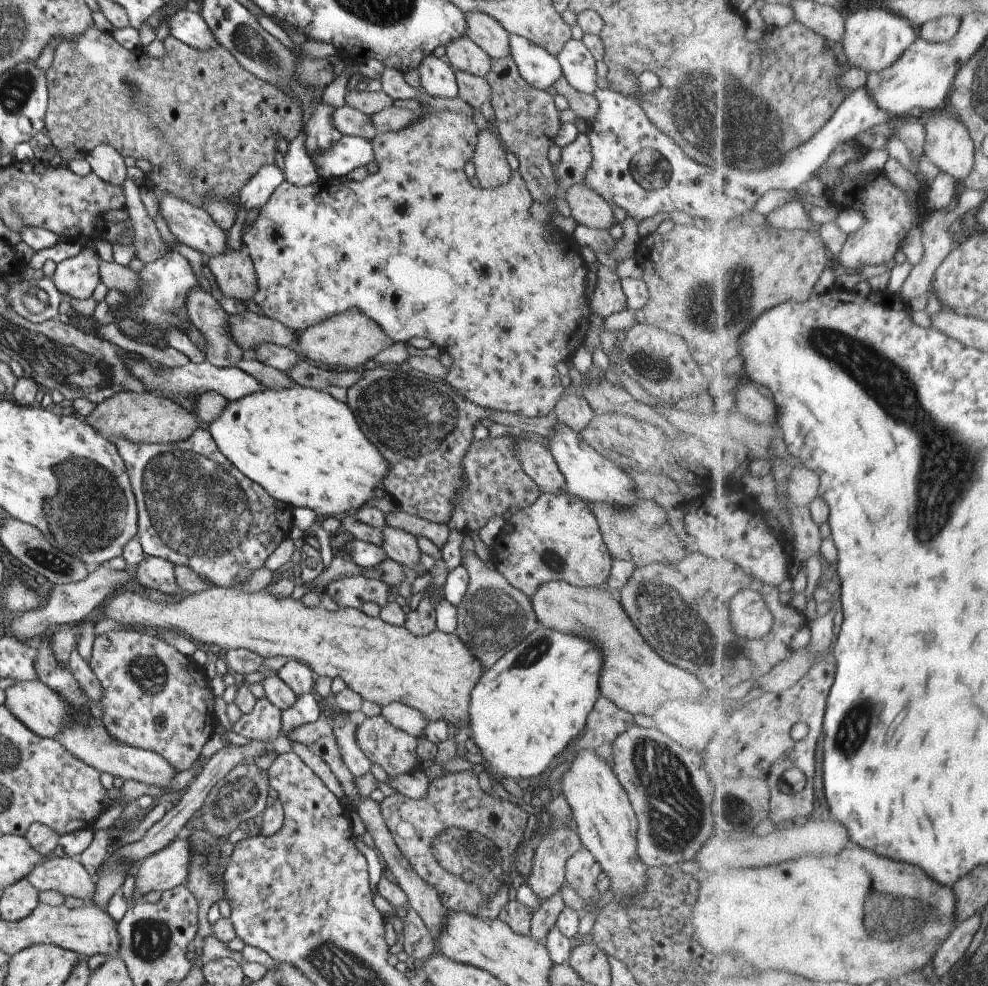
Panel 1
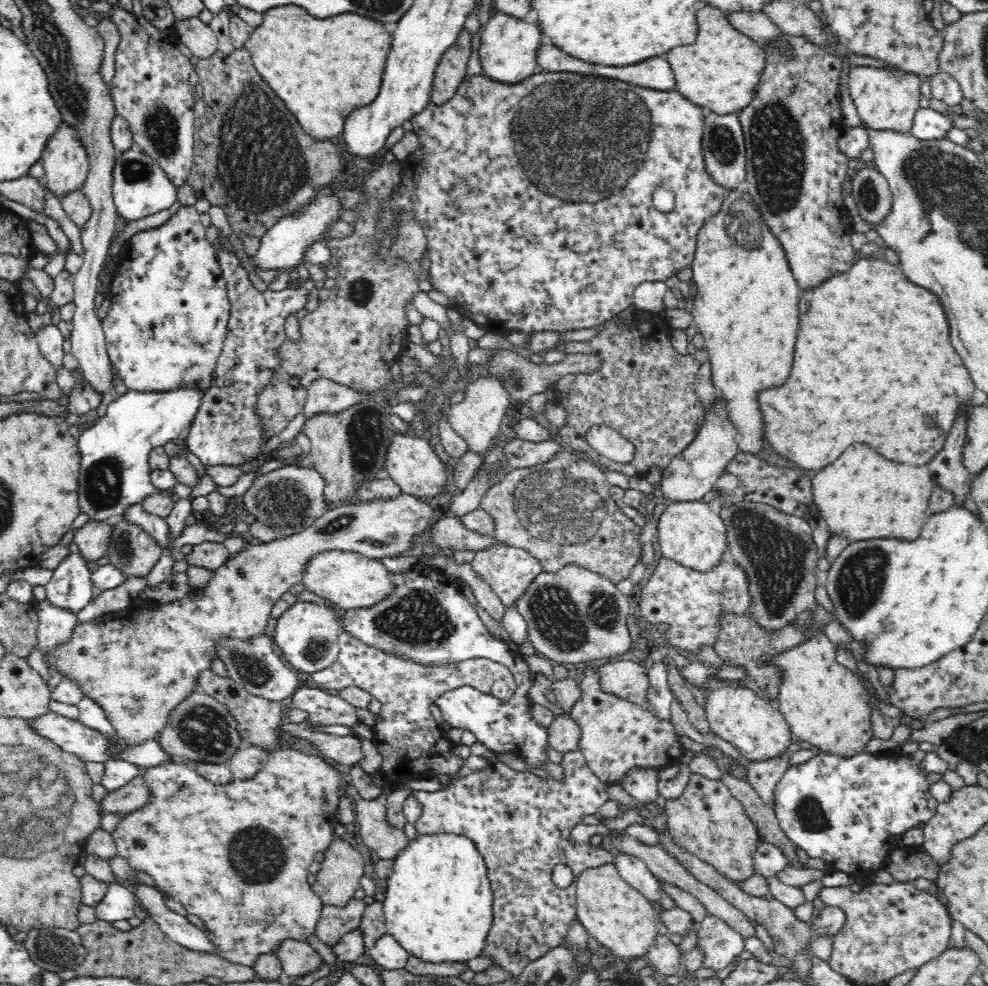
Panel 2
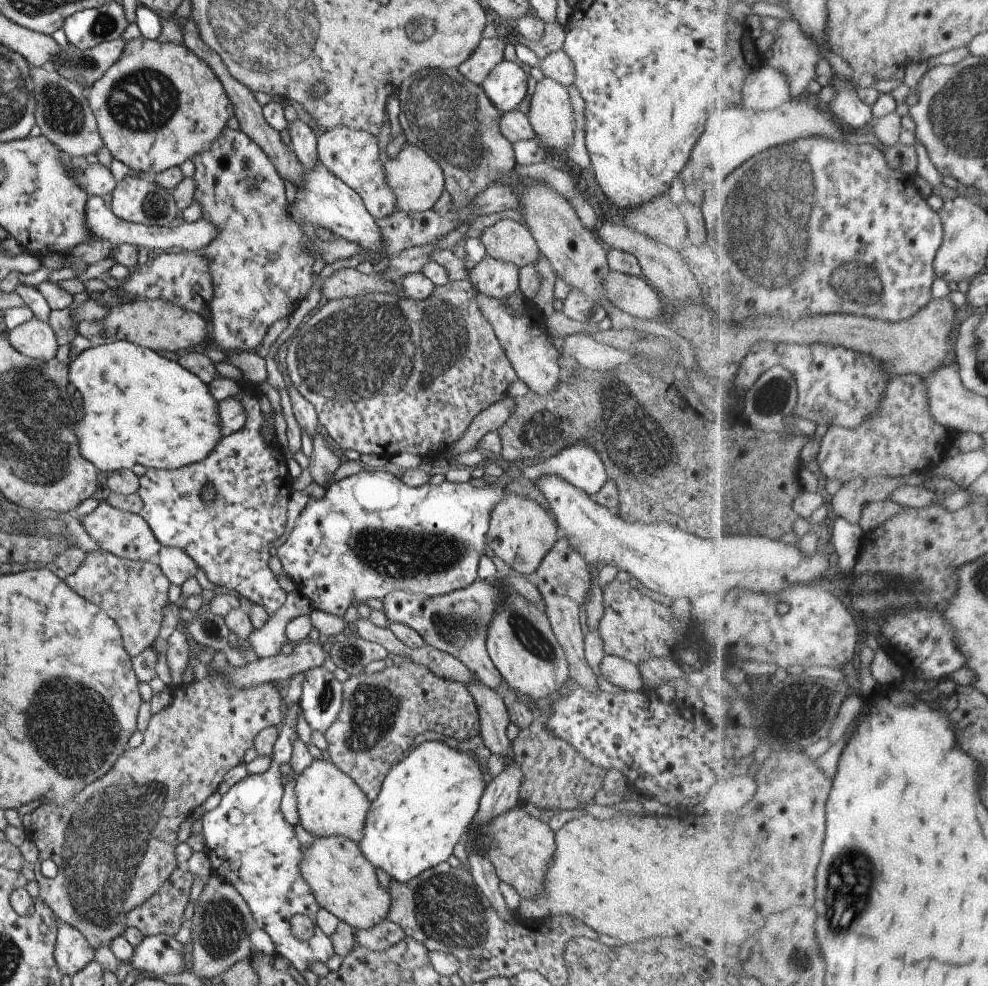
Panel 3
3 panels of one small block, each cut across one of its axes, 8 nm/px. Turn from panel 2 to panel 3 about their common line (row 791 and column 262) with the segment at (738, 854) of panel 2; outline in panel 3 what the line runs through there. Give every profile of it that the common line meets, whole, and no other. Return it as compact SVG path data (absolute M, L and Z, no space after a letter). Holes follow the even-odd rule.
M210 664L207 670L209 672L208 676L203 680L191 682L190 685L181 683L172 689L173 700L171 700L171 703L149 718L149 724L147 724L147 728L143 732L143 742L136 748L126 749L115 760L113 767L106 774L87 784L74 799L63 807L45 803L30 814L31 824L27 828L27 838L38 849L38 860L32 866L37 888L39 889L38 898L51 909L51 913L59 923L75 928L93 951L96 951L99 946L110 948L113 938L116 938L126 928L125 914L129 913L134 907L146 902L147 898L150 898L159 889L159 886L167 881L171 872L178 866L174 851L178 844L176 835L179 825L193 813L195 808L200 806L201 802L216 792L226 772L235 767L237 762L242 760L244 753L253 747L253 739L260 730L272 725L281 725L283 701L279 697L277 688L273 687L271 683L264 683L249 689L235 689L229 687L219 677ZM46 859L51 859L51 862L55 863L58 869L55 870L55 874L51 874L51 878L45 878L40 872L40 865Z

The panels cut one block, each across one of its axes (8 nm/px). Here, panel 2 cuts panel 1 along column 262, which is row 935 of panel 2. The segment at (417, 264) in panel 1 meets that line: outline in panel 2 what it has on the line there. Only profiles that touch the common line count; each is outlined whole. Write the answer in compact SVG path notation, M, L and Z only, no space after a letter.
M292 749L277 750L268 754L268 765L262 772L258 772L256 776L253 776L254 778L244 781L234 779L226 785L213 784L198 775L193 768L181 766L180 764L164 764L164 766L143 771L142 778L144 778L144 781L150 787L150 793L152 793L150 804L126 815L122 822L117 825L114 832L111 833L118 849L118 856L128 861L132 869L138 869L138 871L150 874L156 881L158 891L172 896L174 900L184 906L188 913L195 914L198 918L201 918L205 926L205 930L202 931L212 941L216 954L230 962L249 967L255 965L261 954L276 955L280 945L286 939L307 942L308 938L315 934L315 928L324 904L306 881L306 877L310 872L308 871L310 864L315 862L316 854L319 852L324 853L328 850L330 843L333 841L332 832L334 832L335 824L338 822L336 810L338 810L339 785L342 779L342 775L340 775L341 768L322 756L306 756L306 754Z

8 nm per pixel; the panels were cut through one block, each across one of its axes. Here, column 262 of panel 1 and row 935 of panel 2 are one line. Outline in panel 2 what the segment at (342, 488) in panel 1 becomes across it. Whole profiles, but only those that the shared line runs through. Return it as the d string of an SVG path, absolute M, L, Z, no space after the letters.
M450 833L418 835L406 850L394 859L394 870L383 882L383 911L387 934L392 935L409 955L438 964L464 961L482 956L486 937L493 925L494 893L483 857L474 841Z

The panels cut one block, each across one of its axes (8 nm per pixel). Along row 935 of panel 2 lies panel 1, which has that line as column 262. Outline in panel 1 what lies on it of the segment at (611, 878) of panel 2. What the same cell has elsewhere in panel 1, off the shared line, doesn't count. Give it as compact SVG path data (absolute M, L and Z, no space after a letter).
M213 586L205 592L196 592L177 602L151 602L143 594L121 590L105 604L104 616L123 624L123 626L141 626L141 628L161 628L162 631L174 630L184 637L203 644L213 644L219 648L245 649L262 658L283 656L290 661L299 661L307 665L318 676L329 679L341 678L345 686L358 694L362 700L373 702L382 707L390 702L400 702L421 712L421 716L430 722L443 720L455 729L469 726L468 702L477 680L481 678L483 664L476 654L453 633L445 634L435 629L429 634L417 637L404 625L385 624L379 617L369 617L359 608L337 608L328 612L322 606L308 608L293 598L275 598L267 592L245 592L233 586Z

